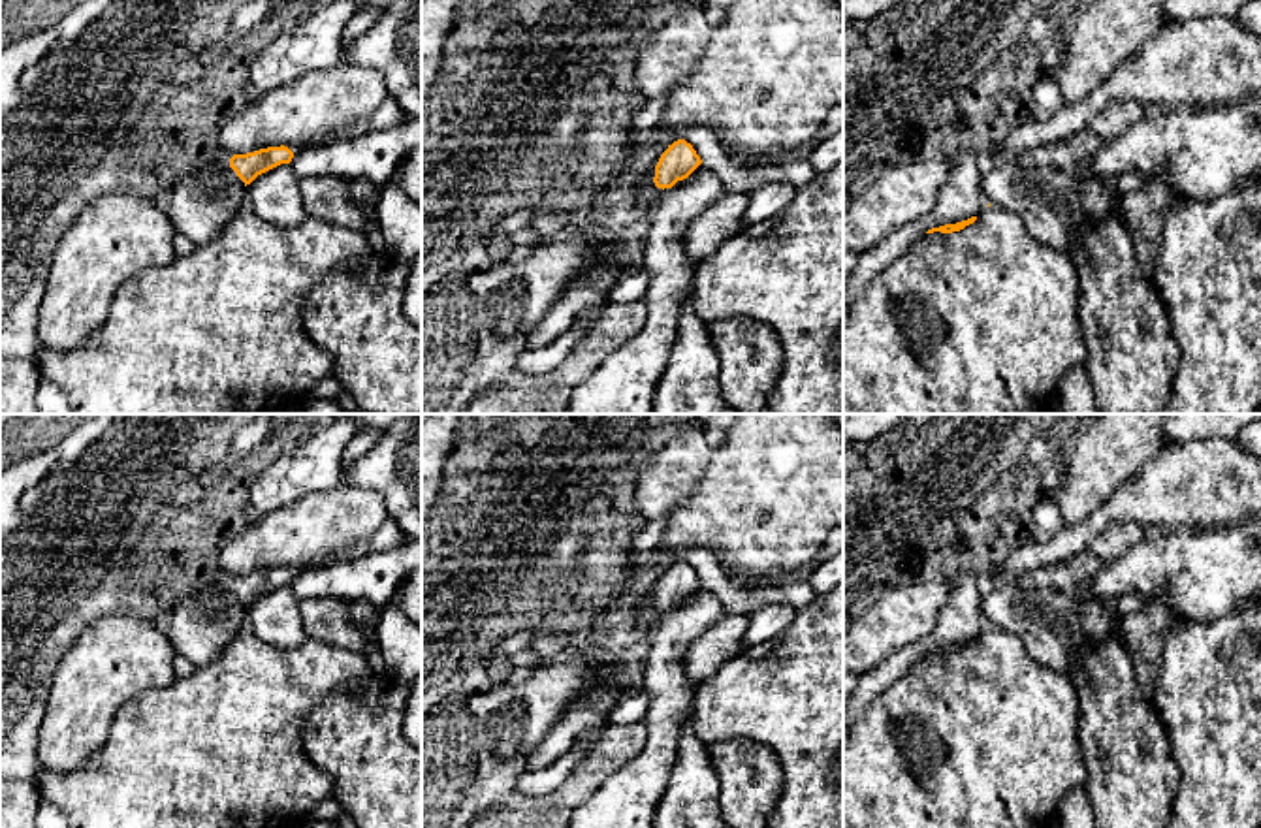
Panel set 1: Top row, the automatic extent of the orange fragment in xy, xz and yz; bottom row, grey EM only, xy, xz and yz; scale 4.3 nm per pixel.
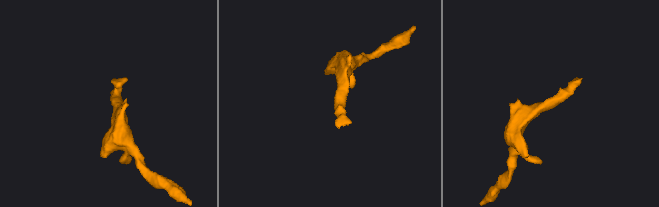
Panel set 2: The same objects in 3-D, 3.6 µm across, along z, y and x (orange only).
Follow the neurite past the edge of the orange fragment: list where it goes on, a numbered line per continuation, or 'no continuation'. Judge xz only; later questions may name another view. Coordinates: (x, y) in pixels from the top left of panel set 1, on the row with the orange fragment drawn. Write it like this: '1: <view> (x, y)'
1: xz (659, 194)

